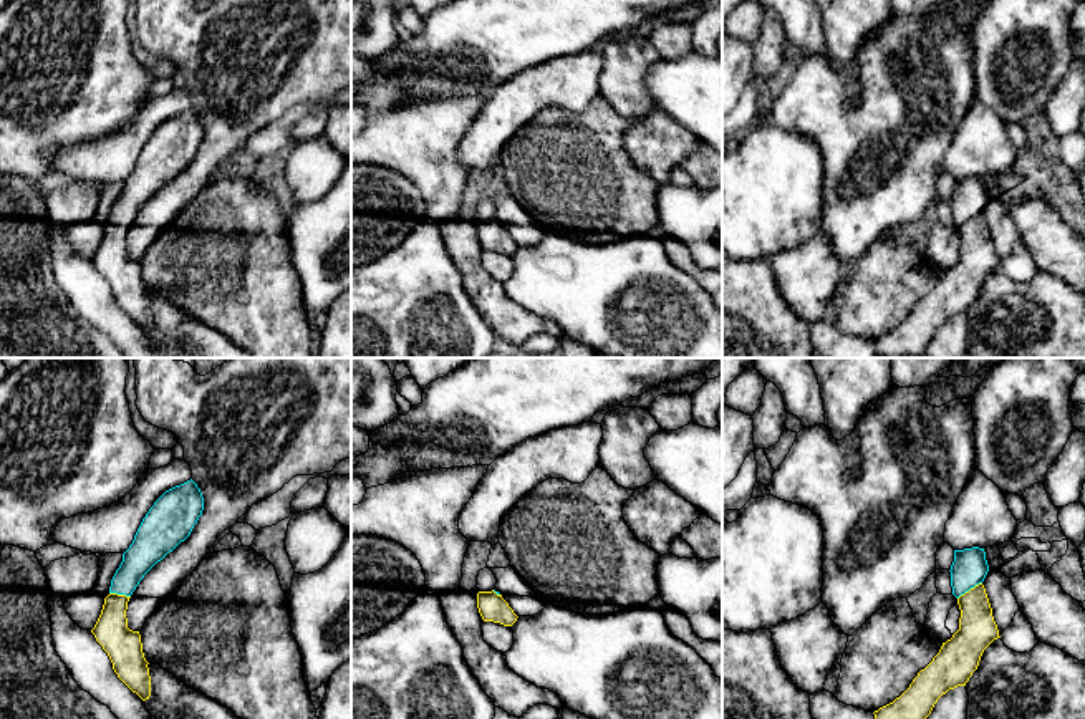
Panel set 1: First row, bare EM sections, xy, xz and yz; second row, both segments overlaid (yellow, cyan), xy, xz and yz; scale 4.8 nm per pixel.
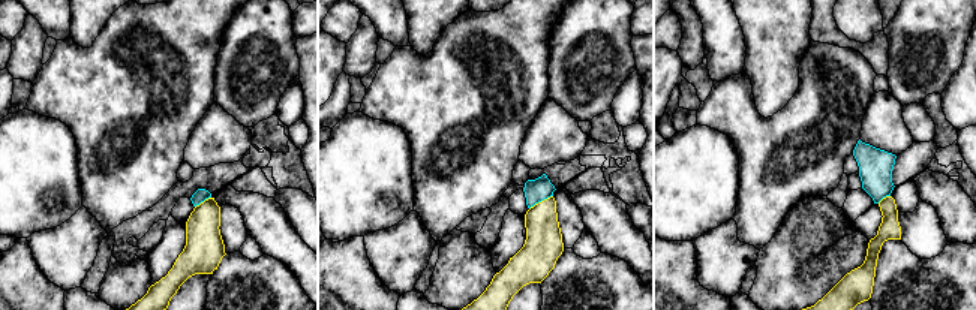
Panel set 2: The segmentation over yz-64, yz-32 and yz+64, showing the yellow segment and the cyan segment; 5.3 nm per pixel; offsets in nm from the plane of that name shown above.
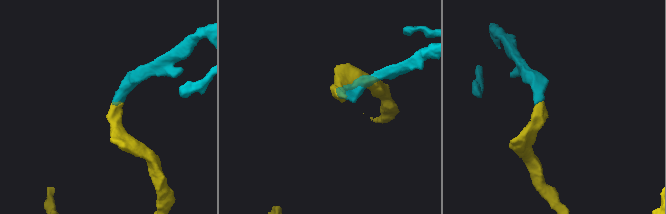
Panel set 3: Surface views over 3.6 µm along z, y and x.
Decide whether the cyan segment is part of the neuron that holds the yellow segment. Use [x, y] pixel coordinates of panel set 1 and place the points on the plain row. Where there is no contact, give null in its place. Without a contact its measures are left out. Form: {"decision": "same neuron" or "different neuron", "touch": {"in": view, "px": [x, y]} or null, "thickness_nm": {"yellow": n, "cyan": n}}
{"decision": "same neuron", "touch": {"in": "yz", "px": [971, 217]}, "thickness_nm": {"yellow": 180, "cyan": 170}}

